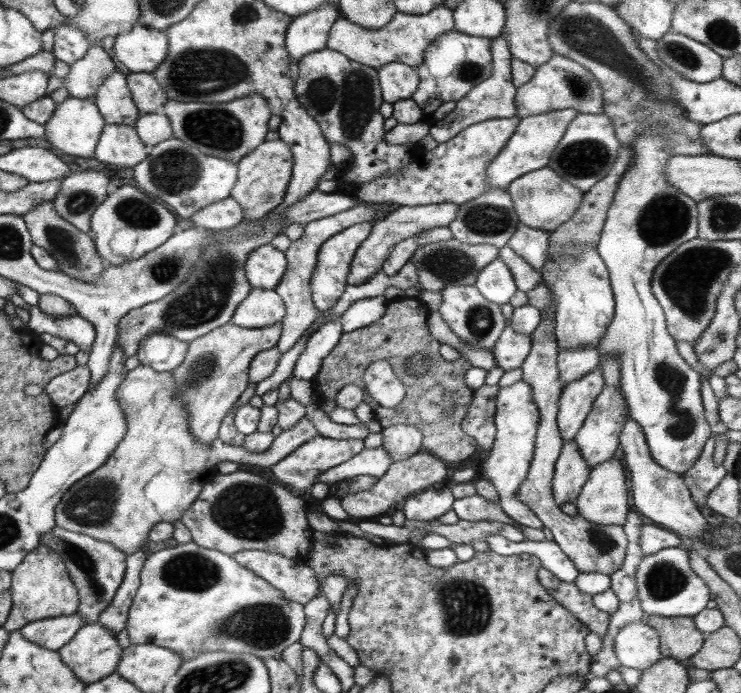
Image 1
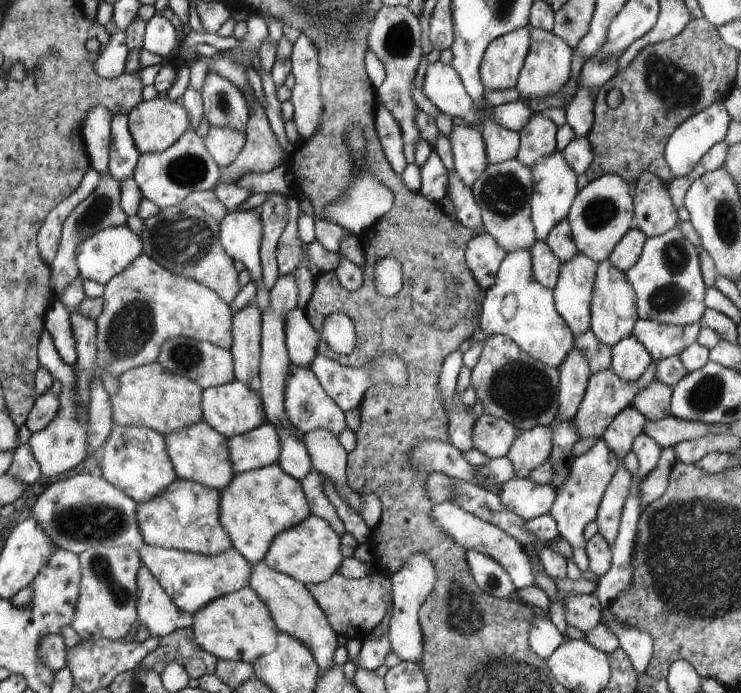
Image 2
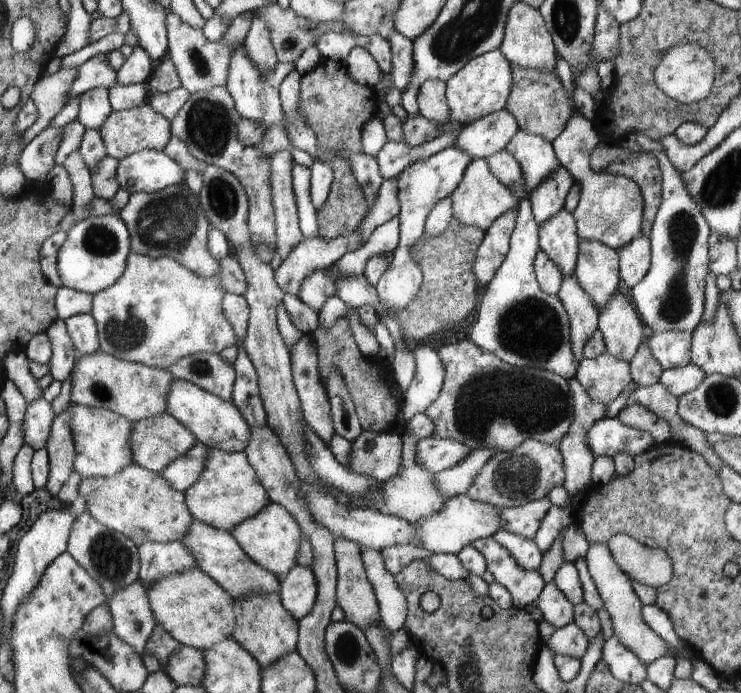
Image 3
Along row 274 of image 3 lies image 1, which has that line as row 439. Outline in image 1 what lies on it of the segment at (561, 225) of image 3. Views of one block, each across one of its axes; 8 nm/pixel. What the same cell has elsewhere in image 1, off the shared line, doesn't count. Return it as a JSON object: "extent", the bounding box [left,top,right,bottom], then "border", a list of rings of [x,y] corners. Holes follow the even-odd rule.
{"extent":[557,366,605,441],"border":[[[598,366],[588,371],[582,378],[563,385],[557,425],[564,441],[574,440],[605,384],[603,372]]]}

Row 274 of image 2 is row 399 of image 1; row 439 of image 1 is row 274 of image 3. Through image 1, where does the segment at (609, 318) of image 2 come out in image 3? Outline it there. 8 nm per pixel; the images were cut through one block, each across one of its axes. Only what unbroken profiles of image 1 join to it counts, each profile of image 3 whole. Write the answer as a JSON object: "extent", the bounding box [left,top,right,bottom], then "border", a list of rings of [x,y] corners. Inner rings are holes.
{"extent":[574,239,621,309],"border":[[[581,239],[574,270],[578,284],[598,309],[604,308],[618,291],[621,278],[619,256],[604,243]]]}

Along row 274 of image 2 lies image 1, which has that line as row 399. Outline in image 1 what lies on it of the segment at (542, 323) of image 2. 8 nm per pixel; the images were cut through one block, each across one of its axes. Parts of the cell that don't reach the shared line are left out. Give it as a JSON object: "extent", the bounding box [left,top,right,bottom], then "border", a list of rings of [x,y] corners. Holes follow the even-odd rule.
{"extent":[481,381,544,529],"border":[[[524,381],[502,387],[498,391],[496,414],[494,415],[497,431],[493,447],[481,464],[481,477],[488,478],[490,484],[496,487],[499,494],[499,505],[510,518],[528,528],[542,529],[544,527],[542,521],[534,513],[529,512],[527,506],[515,497],[529,472],[540,420],[539,410],[534,402],[532,391],[532,387]]]}

